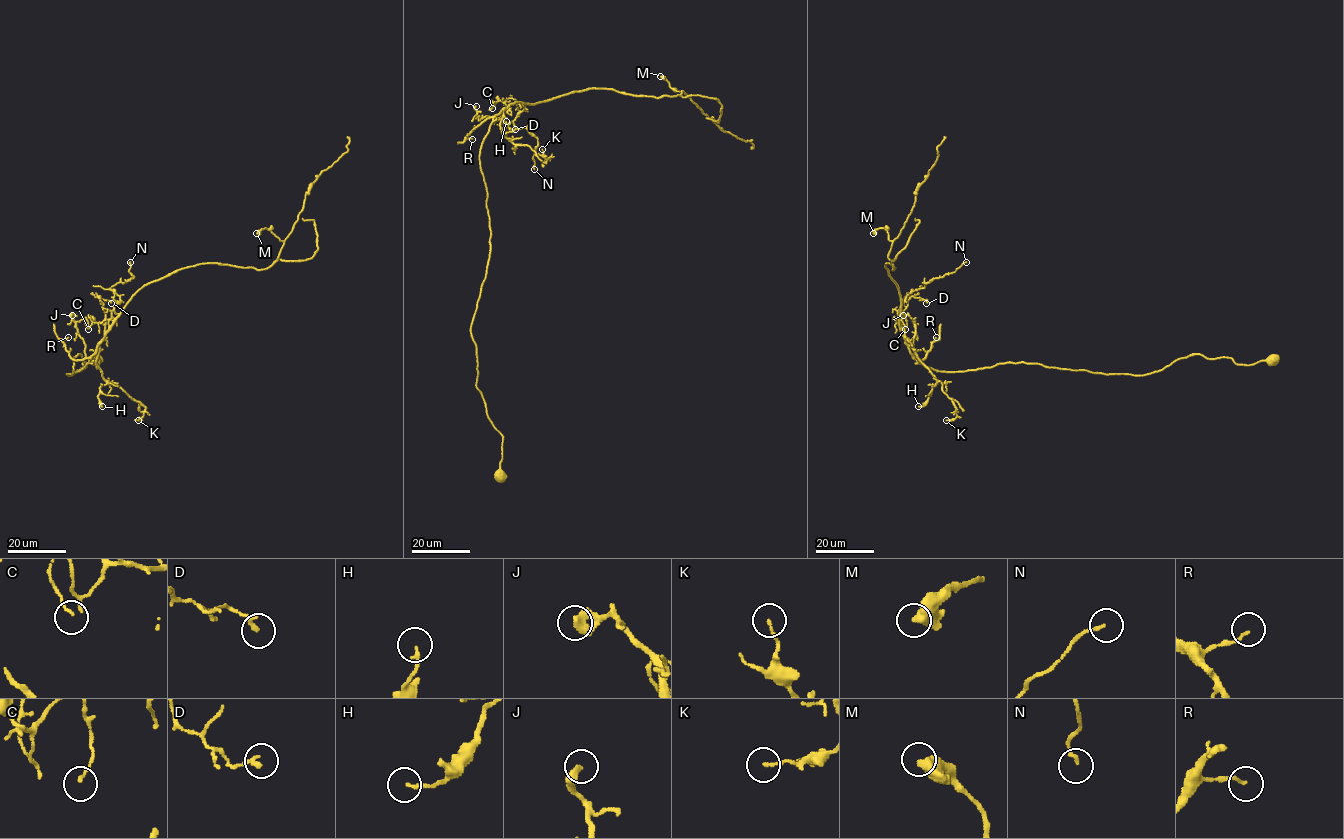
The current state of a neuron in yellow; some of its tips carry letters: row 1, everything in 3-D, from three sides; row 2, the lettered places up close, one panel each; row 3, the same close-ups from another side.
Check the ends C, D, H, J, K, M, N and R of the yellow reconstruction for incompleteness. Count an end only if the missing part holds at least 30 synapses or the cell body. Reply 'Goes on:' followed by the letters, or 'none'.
Goes on: none

